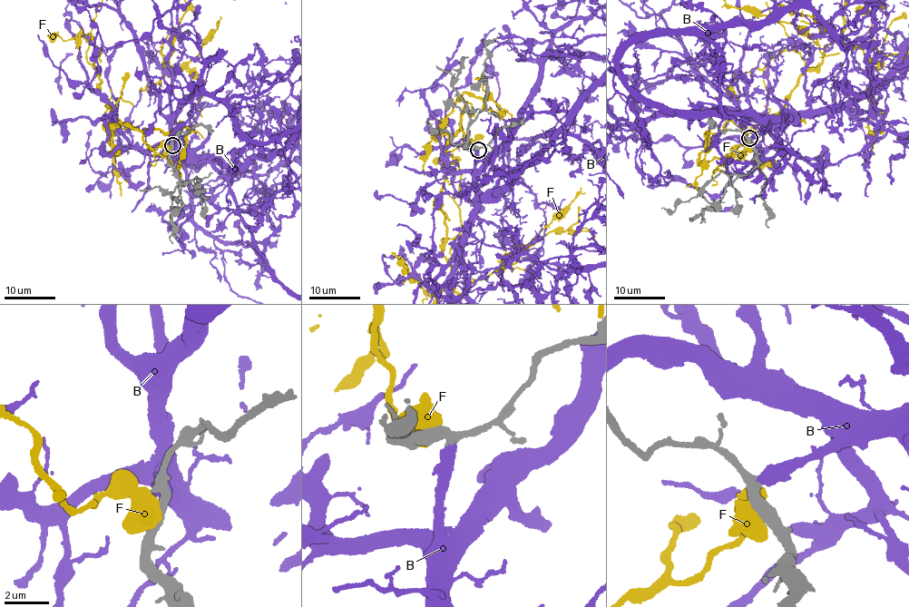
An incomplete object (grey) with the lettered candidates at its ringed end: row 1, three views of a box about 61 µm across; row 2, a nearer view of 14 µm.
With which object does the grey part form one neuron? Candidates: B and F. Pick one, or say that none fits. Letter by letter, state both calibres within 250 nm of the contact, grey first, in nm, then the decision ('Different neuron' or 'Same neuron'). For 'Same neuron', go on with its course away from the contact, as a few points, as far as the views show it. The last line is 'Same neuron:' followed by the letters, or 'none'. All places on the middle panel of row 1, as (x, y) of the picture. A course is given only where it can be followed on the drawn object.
B: Thickness 440 nm (grey) against 440 nm. Same neuron
F: Thickness 440 nm (grey) against 700 nm. Different neuron
Same neuron: B

